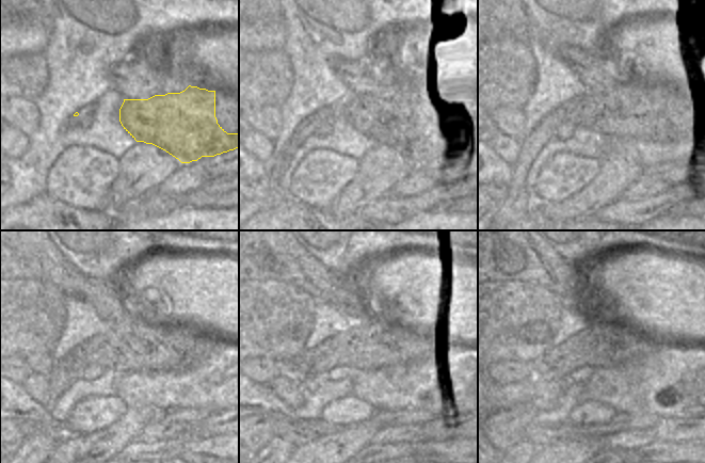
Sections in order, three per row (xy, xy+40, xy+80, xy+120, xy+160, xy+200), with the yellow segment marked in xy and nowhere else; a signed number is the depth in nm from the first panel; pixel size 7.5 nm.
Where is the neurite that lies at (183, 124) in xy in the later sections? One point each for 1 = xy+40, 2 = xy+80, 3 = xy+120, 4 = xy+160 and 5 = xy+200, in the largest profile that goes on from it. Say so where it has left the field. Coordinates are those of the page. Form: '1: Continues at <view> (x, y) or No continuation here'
1: Continues at xy+40 (417, 120)
2: Continues at xy+80 (657, 113)
3: Continues at xy+120 (135, 347)
4: Continues at xy+160 (370, 345)
5: Continues at xy+200 (604, 346).

